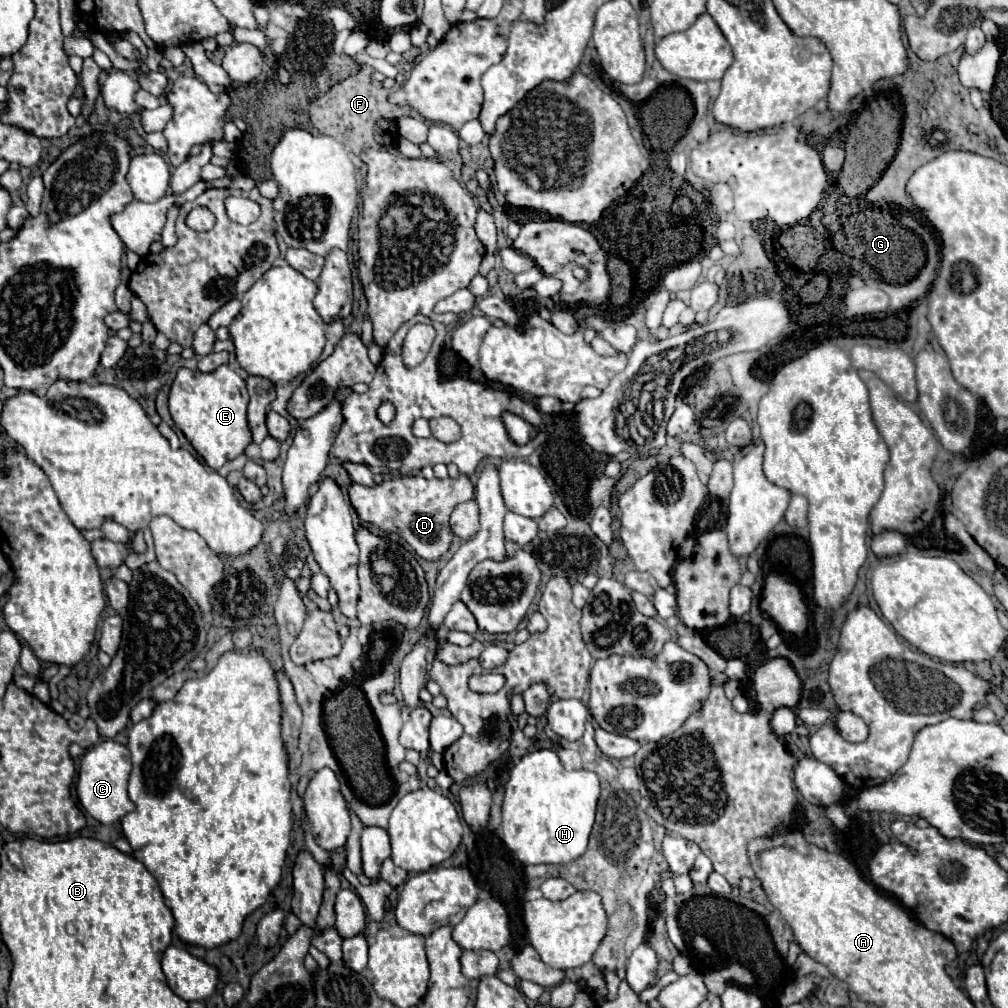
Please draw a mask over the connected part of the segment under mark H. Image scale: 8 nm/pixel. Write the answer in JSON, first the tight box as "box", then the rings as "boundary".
{"box":[502,750,600,864],"boundary":[[[552,750],[526,754],[512,770],[502,802],[502,840],[524,864],[570,864],[588,846],[600,796],[598,776],[590,770],[564,770]]]}

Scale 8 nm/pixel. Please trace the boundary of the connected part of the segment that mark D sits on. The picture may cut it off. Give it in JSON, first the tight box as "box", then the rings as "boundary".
{"box":[348,474,474,560],"boundary":[[[460,474],[458,478],[432,478],[432,480],[426,480],[422,476],[398,476],[398,478],[388,478],[384,480],[384,490],[378,490],[378,486],[362,486],[362,484],[356,484],[352,482],[348,486],[348,498],[360,518],[360,522],[370,522],[374,526],[378,526],[380,530],[386,530],[386,532],[394,532],[398,534],[400,538],[404,538],[420,558],[424,560],[440,560],[440,556],[444,556],[454,540],[454,534],[452,534],[452,528],[450,528],[450,514],[452,510],[460,504],[460,502],[466,502],[474,496],[474,486],[470,482],[468,476]]]}

